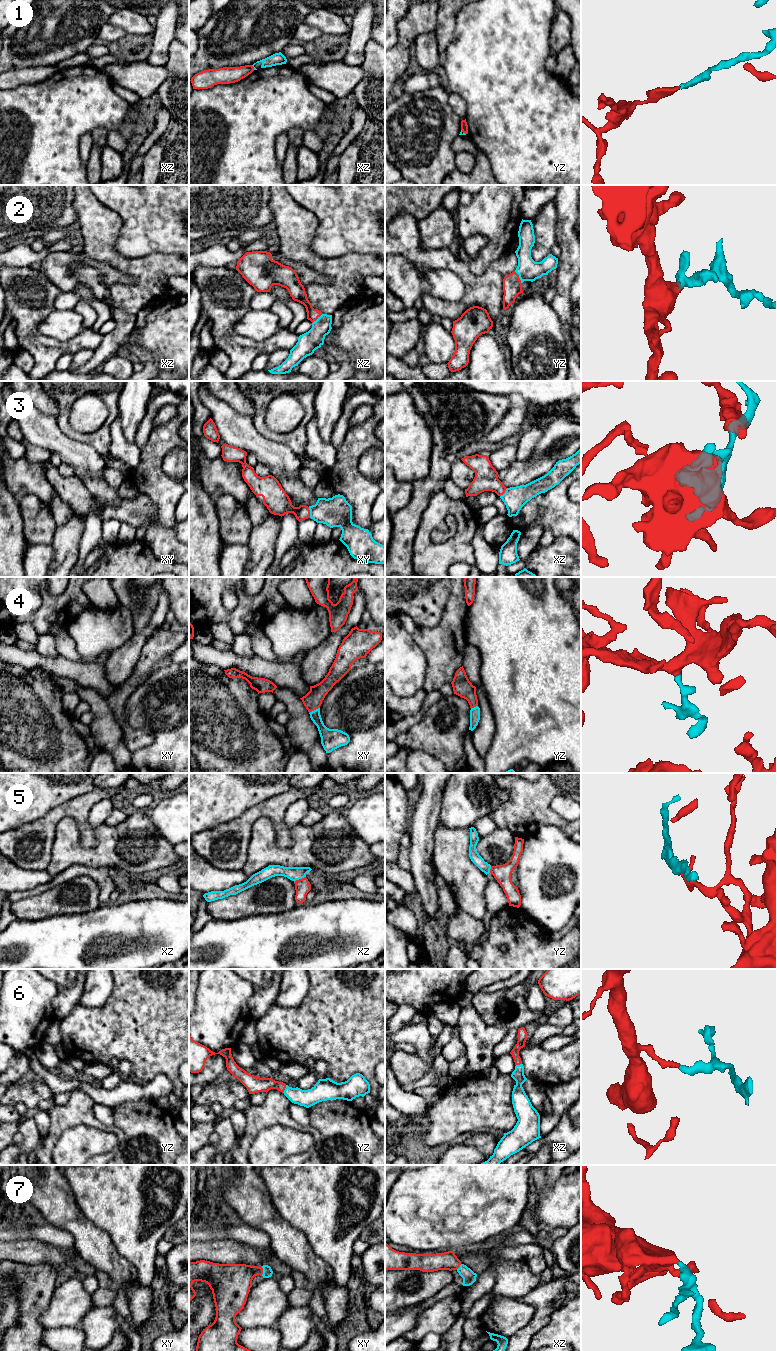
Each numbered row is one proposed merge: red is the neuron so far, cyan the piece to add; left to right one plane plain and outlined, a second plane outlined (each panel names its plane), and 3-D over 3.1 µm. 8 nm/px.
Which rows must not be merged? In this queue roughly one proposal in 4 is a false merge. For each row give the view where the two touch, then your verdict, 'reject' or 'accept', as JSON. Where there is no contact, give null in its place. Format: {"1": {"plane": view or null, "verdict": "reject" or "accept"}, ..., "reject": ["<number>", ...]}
{"1": {"plane": "xz", "verdict": "reject"}, "2": {"plane": "yz", "verdict": "accept"}, "3": {"plane": "xy", "verdict": "accept"}, "4": {"plane": "xy", "verdict": "accept"}, "5": {"plane": "xz", "verdict": "accept"}, "6": {"plane": "yz", "verdict": "accept"}, "7": {"plane": "xy", "verdict": "accept"}, "reject": ["1"]}

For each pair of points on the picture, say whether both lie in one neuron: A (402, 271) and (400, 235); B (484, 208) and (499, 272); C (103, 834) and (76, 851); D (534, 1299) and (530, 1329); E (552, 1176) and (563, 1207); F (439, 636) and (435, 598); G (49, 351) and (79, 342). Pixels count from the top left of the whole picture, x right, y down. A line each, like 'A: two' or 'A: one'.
A: two
B: two
C: one
D: one
E: two
F: two
G: one

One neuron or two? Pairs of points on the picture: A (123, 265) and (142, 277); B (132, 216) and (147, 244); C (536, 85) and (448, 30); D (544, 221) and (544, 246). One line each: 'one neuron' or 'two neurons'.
A: one neuron
B: one neuron
C: two neurons
D: one neuron

